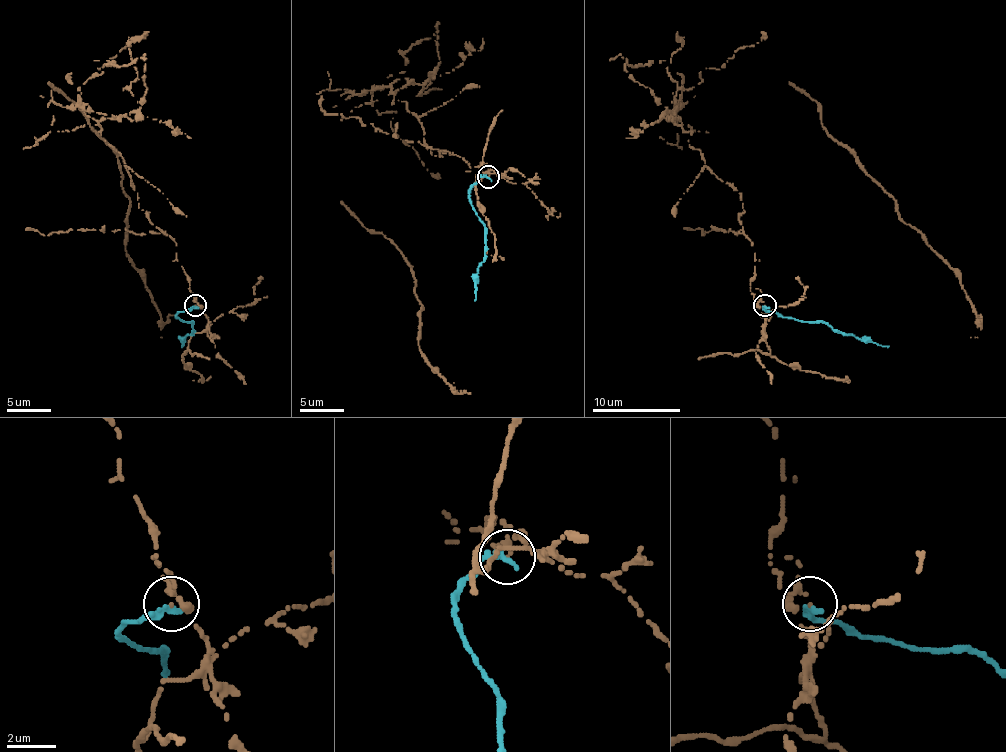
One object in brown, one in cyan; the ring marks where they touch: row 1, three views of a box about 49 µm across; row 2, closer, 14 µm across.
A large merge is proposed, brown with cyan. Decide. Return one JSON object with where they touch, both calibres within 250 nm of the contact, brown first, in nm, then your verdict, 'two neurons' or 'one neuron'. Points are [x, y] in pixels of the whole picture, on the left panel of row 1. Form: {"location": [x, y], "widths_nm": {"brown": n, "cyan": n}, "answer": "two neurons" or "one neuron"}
{"location": [195, 305], "widths_nm": {"brown": 130, "cyan": 360}, "answer": "two neurons"}

